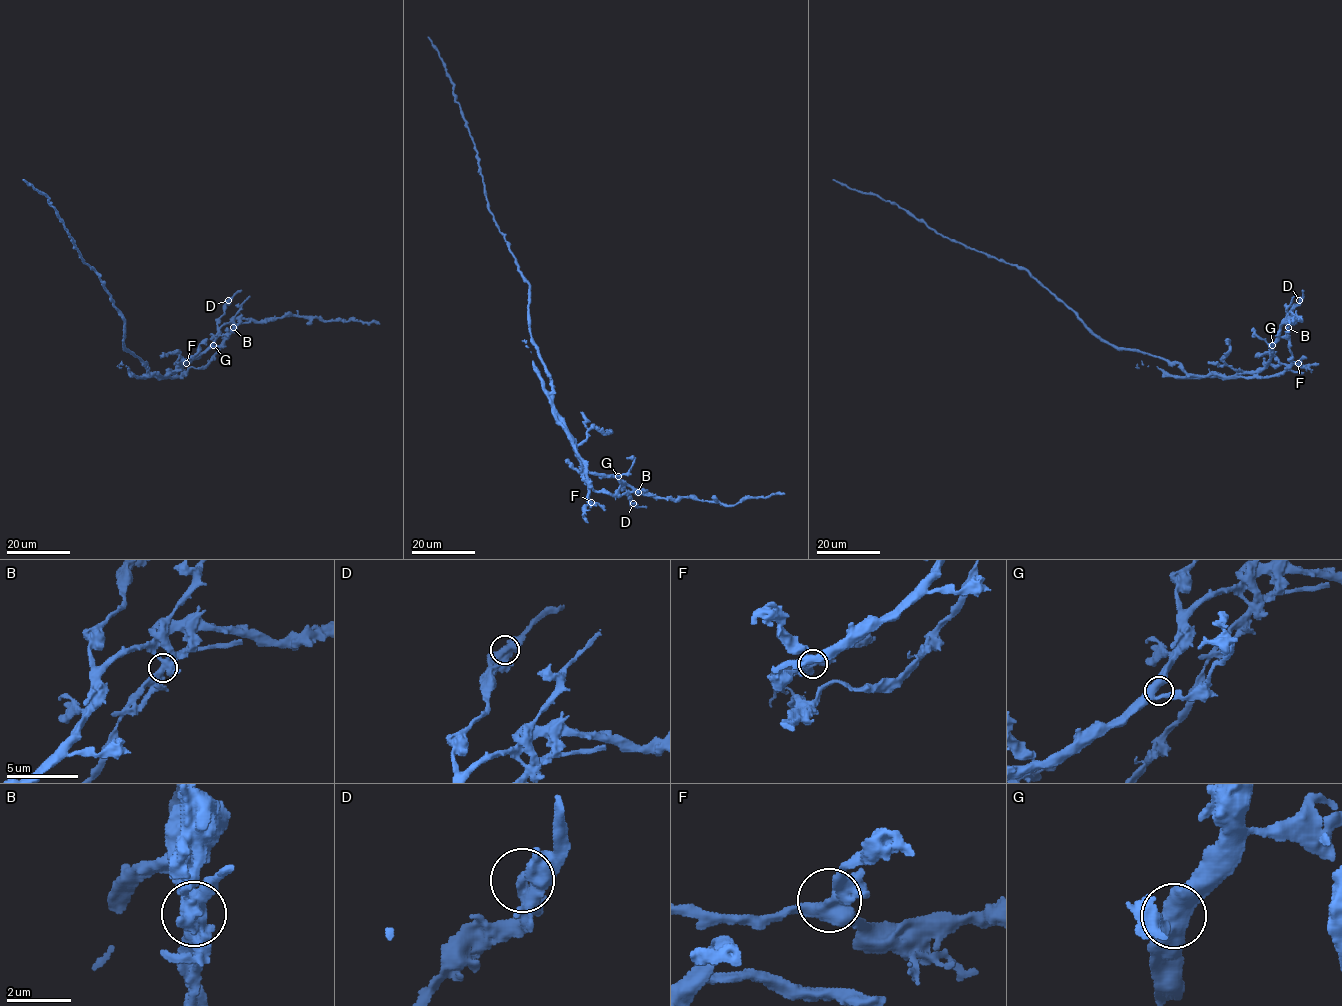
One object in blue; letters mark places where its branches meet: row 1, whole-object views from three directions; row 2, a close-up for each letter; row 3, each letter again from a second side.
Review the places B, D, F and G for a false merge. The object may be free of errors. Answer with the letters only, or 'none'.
B

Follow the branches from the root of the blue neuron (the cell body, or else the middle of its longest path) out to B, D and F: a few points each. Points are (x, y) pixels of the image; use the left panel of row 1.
B: (129, 349), (146, 364), (149, 376), (164, 376), (199, 356), (214, 341), (222, 326), (230, 323), (233, 328)
D: (129, 349), (146, 364), (149, 376), (171, 373), (181, 364), (199, 356), (214, 341), (218, 320), (228, 300)
F: (129, 349), (146, 364), (149, 376), (164, 376), (178, 364), (186, 363)

